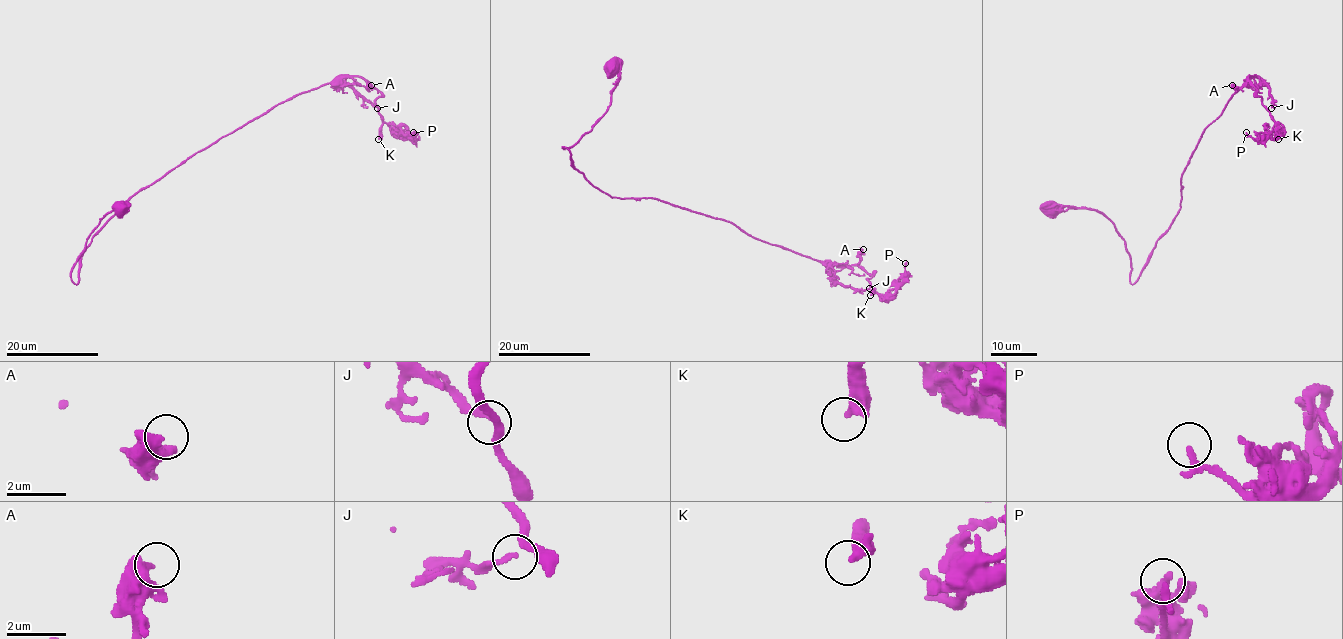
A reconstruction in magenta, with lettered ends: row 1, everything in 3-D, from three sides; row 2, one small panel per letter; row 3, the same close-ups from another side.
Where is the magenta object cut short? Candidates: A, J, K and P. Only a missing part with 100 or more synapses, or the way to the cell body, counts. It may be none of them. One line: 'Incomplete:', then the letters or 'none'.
Incomplete: none

